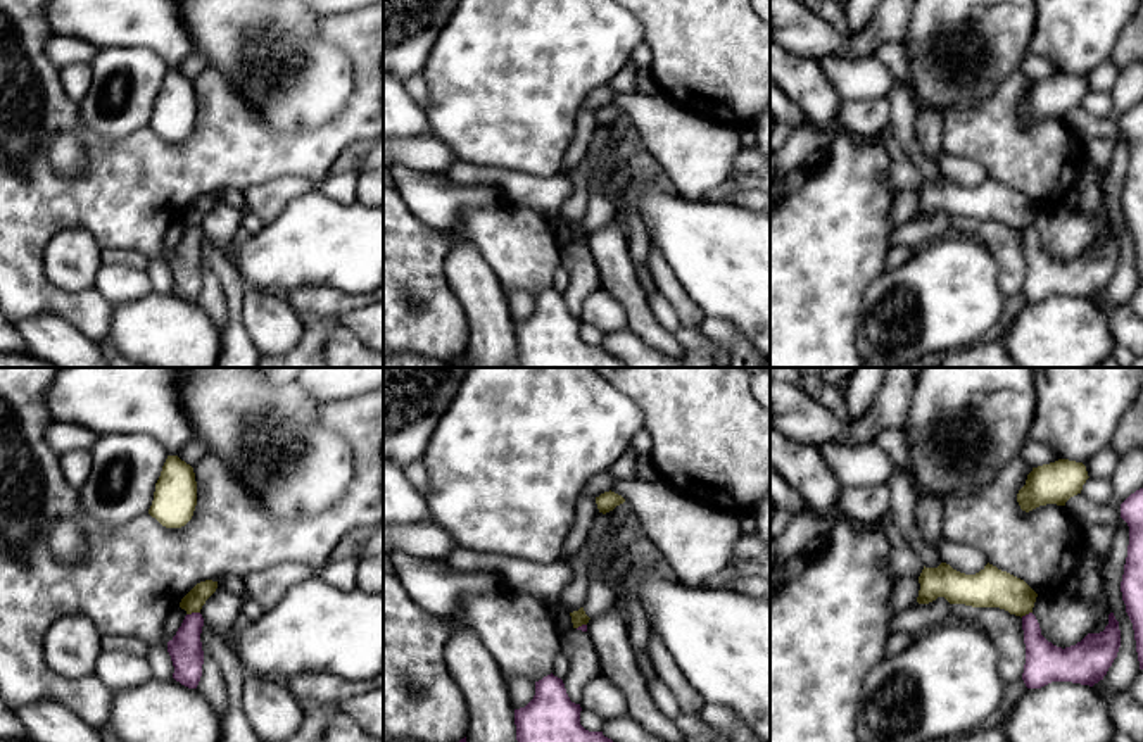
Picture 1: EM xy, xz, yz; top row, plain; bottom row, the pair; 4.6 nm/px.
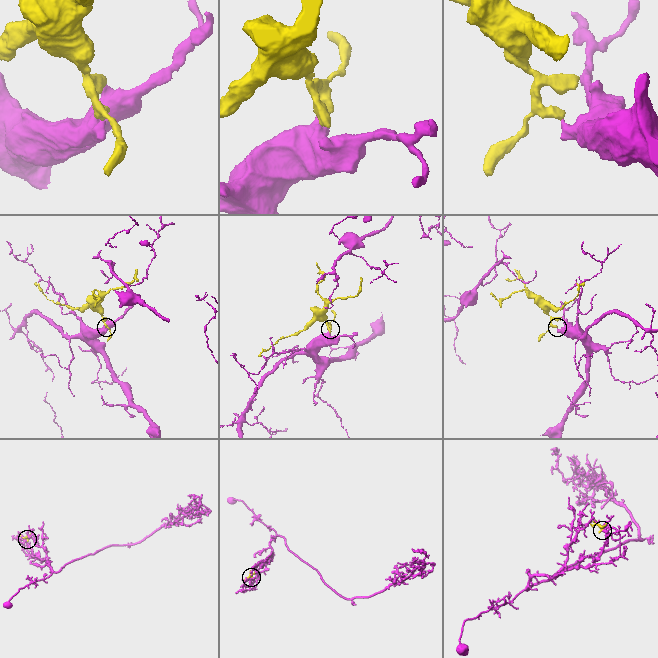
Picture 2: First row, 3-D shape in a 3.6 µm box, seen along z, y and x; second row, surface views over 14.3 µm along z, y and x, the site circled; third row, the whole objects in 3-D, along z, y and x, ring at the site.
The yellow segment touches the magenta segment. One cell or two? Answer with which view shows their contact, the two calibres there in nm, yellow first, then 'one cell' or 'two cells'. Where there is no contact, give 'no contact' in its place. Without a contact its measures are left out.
xy | 100/160 nm | two cells

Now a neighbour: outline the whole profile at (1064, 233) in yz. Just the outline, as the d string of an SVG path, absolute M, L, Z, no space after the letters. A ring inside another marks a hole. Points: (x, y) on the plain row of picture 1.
M1064 204L1046 205L1036 211L1032 221L1041 248L1062 262L1081 255L1095 240L1096 230L1105 224L1108 224L1105 204L1096 217L1070 211Z

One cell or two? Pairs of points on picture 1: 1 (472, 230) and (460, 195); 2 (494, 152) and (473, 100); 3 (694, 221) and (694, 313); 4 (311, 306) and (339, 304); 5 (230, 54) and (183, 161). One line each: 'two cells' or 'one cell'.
1: two cells
2: one cell
3: two cells
4: one cell
5: two cells

